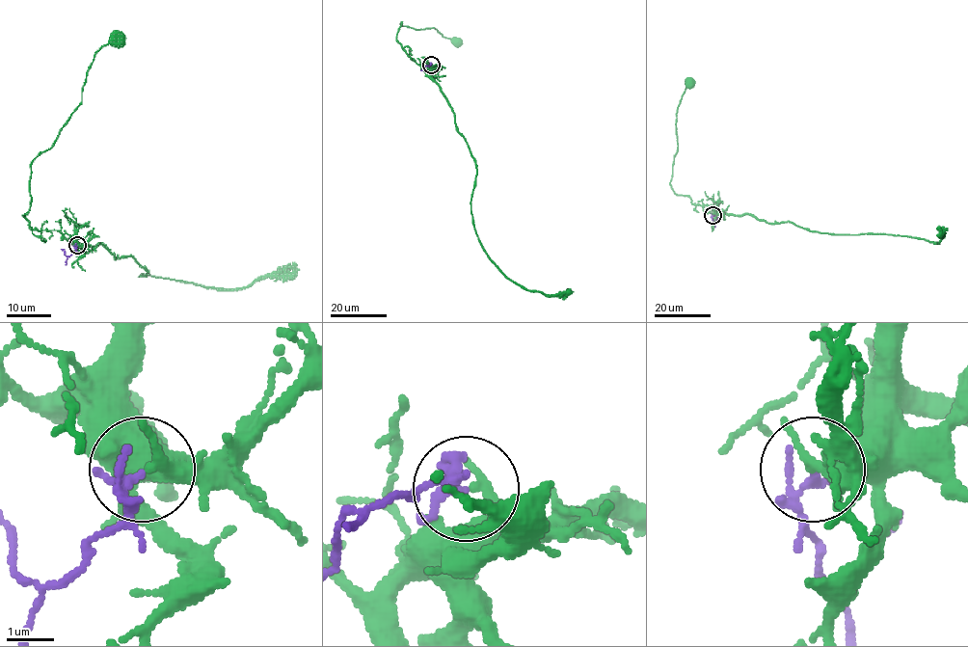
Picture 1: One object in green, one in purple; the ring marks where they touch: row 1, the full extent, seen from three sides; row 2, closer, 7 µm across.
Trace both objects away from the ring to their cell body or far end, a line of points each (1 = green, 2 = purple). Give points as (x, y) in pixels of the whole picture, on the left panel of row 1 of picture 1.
1: (77, 246), (56, 230), (29, 227), (22, 215), (30, 209), (31, 163), (82, 101), (94, 56), (117, 36)
2: (77, 246), (69, 256), (65, 256), (61, 249)

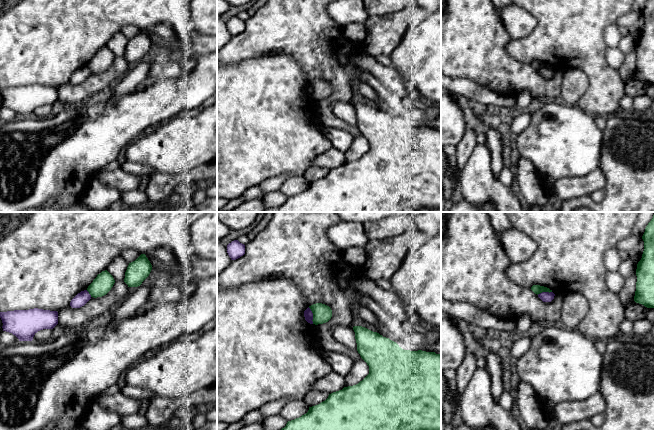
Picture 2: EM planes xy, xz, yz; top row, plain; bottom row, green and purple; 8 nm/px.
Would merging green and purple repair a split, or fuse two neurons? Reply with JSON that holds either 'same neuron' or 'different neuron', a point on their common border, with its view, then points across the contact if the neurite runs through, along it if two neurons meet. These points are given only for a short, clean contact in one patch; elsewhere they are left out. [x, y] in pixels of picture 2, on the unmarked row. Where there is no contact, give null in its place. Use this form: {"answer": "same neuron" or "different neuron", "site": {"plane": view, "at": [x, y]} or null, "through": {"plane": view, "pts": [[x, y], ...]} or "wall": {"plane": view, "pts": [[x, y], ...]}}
{"answer": "different neuron", "site": {"plane": "xz", "at": [313, 91]}, "wall": {"plane": "xz", "pts": [[308, 83], [312, 89], [313, 99]]}}

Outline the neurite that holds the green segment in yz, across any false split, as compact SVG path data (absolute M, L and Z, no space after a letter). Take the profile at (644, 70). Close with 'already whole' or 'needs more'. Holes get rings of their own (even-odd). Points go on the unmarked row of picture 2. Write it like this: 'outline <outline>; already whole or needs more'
outline M648 0L642 12L644 27L636 45L634 77L647 84L654 84L654 0Z; already whole

